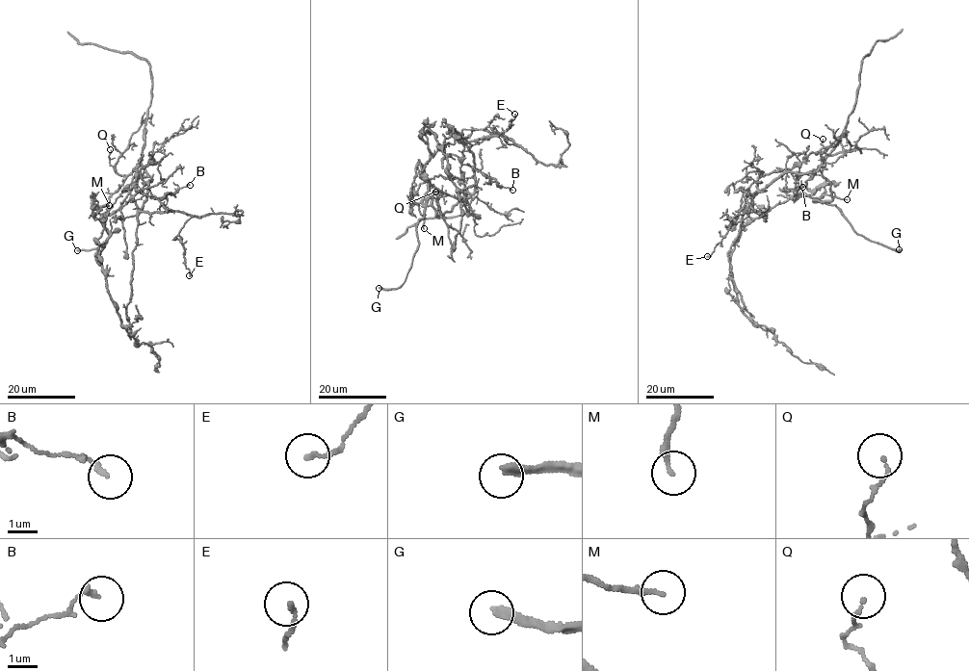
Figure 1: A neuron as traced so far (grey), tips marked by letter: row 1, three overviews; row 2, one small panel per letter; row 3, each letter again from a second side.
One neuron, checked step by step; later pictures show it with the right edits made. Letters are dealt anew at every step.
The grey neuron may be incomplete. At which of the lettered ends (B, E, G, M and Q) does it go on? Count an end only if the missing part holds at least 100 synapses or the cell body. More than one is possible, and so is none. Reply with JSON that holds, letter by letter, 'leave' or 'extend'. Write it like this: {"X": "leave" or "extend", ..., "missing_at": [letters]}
{"B": "leave", "E": "leave", "G": "extend", "M": "leave", "Q": "leave", "missing_at": ["G"]}

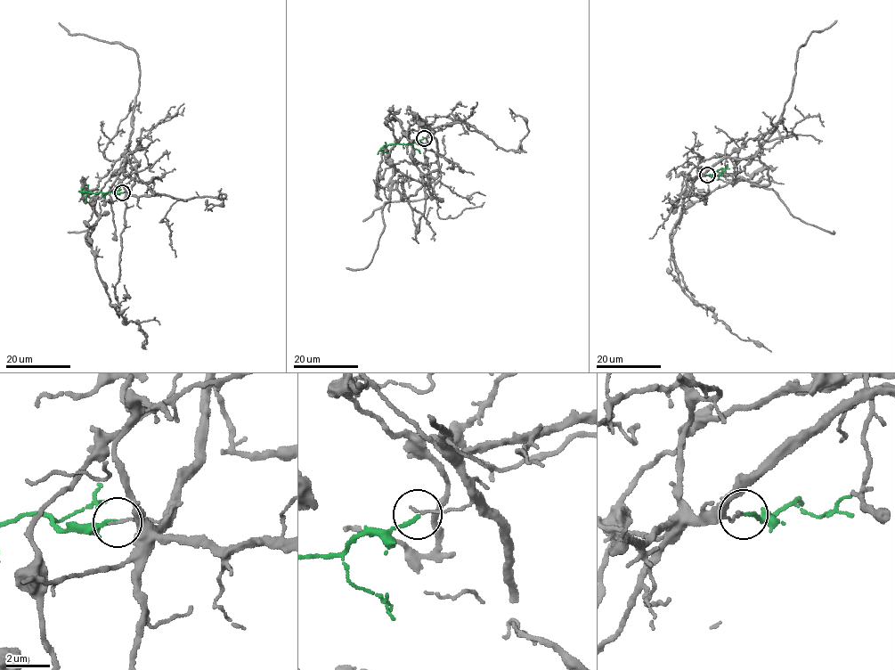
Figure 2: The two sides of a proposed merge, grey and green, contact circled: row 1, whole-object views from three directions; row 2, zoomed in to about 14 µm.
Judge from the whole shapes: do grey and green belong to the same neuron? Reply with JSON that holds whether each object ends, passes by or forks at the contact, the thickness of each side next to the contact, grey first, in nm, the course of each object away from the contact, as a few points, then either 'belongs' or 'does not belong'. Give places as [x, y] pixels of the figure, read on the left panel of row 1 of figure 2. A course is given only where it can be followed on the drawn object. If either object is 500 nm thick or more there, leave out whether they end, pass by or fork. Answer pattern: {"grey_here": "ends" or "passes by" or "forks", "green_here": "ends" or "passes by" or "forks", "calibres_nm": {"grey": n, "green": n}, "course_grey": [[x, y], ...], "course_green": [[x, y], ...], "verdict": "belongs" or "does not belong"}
{"grey_here": "ends", "green_here": "ends", "calibres_nm": {"grey": 120, "green": 170}, "course_grey": [[122, 192], [129, 192], [124, 161], [90, 203], [98, 217], [86, 240], [111, 306], [139, 325], [146, 348]], "course_green": [[122, 192], [81, 192], [88, 184]], "verdict": "does not belong"}

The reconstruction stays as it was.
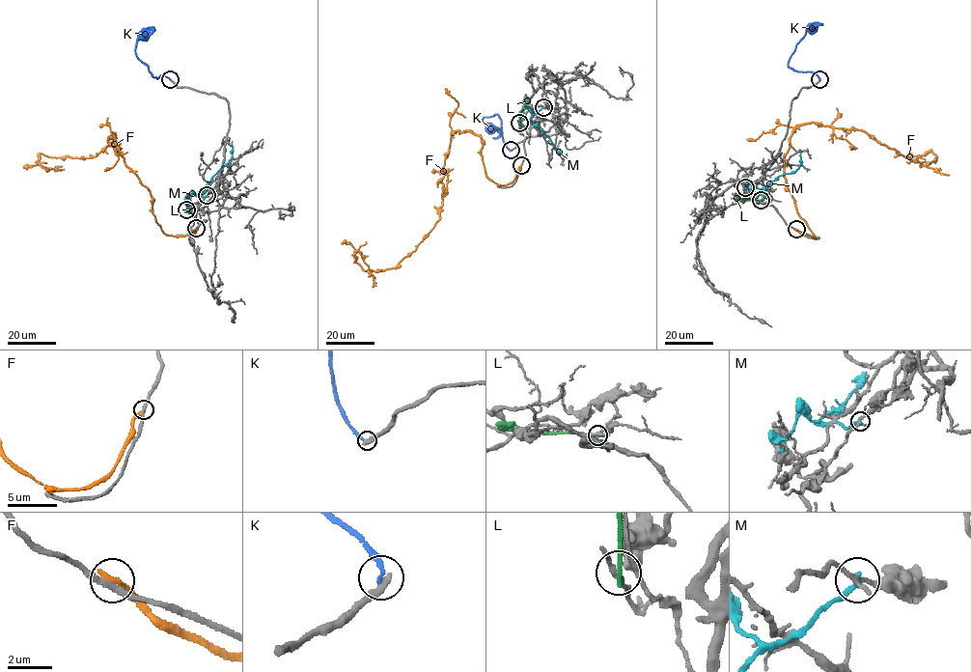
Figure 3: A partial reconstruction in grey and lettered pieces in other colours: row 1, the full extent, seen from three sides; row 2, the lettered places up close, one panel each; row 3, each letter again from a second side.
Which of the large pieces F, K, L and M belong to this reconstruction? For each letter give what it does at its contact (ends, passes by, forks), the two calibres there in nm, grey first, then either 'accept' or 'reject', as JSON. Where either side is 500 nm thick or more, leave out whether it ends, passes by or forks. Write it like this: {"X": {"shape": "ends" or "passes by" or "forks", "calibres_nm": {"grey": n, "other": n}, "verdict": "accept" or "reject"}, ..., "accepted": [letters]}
{"F": {"shape": "ends", "calibres_nm": {"grey": 240, "other": 320}, "verdict": "reject"}, "K": {"shape": "ends", "calibres_nm": {"grey": 360, "other": 180}, "verdict": "reject"}, "L": {"shape": "ends", "calibres_nm": {"grey": 170, "other": 200}, "verdict": "reject"}, "M": {"shape": "ends", "calibres_nm": {"grey": 260, "other": 240}, "verdict": "reject"}, "accepted": []}

